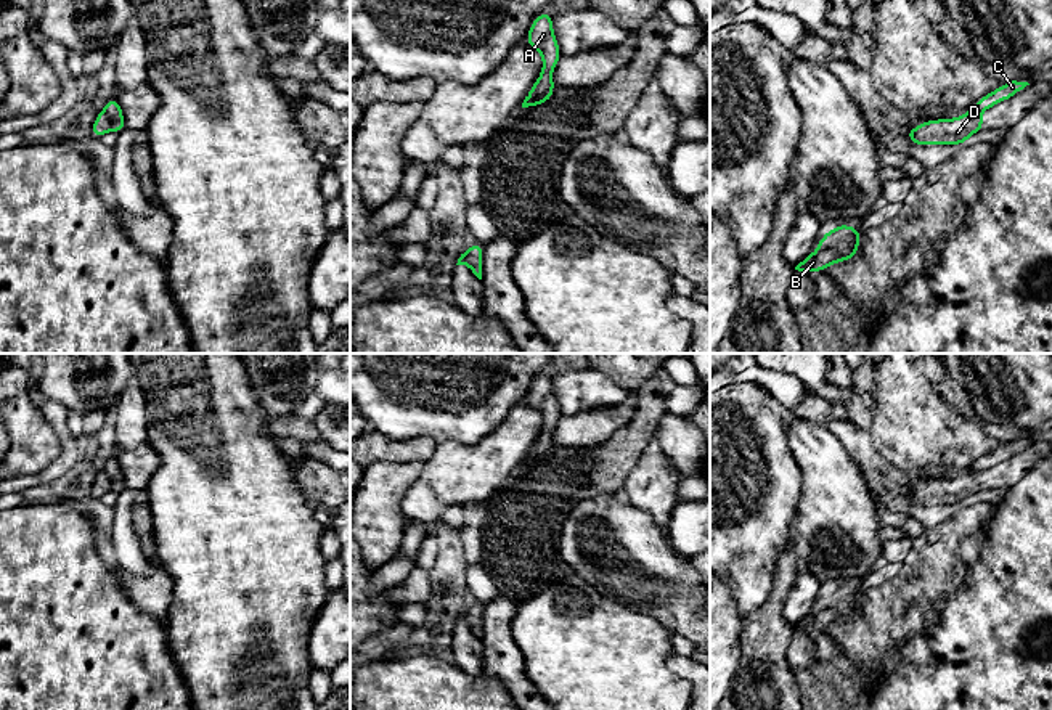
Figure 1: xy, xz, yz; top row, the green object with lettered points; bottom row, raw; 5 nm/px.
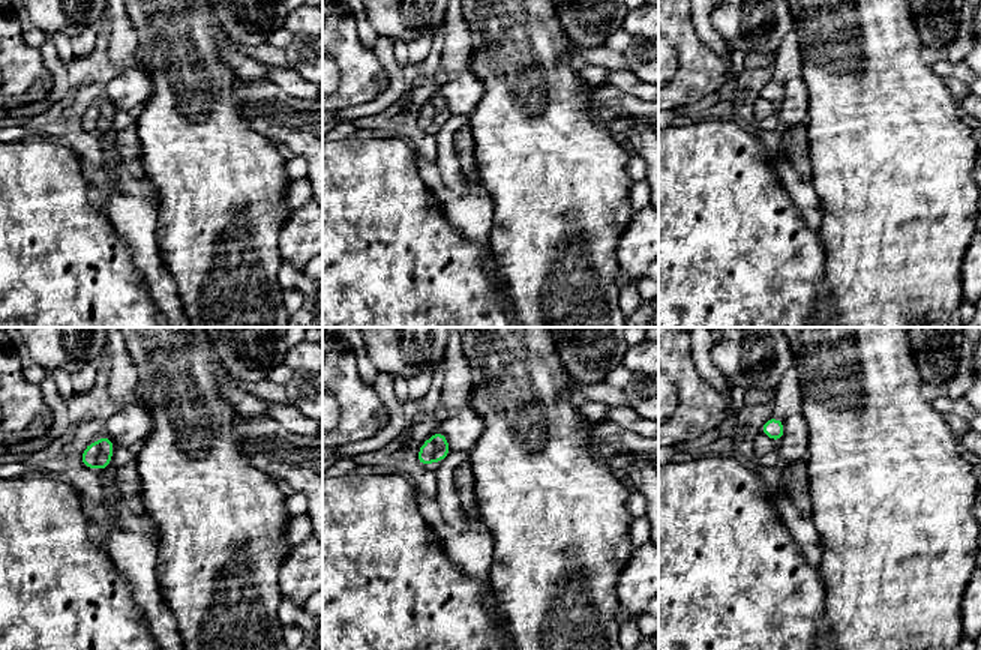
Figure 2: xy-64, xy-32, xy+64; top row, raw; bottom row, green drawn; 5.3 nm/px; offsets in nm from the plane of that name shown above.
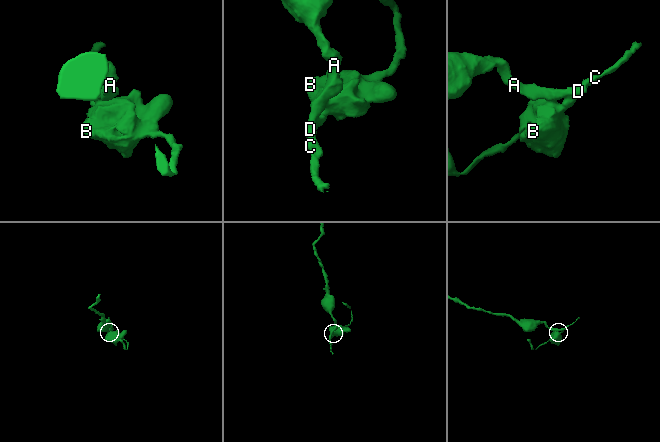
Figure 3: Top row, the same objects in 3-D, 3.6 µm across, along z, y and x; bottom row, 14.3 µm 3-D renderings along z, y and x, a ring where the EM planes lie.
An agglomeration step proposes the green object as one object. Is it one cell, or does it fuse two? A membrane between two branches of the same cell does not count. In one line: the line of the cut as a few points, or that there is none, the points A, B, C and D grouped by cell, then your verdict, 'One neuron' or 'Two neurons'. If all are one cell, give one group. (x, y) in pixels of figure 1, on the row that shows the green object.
Split along xy (103, 111), (110, 119), (111, 129). Groups: A D / B C. Two neurons

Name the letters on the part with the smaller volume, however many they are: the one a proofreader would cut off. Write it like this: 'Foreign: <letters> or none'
Foreign: B, C

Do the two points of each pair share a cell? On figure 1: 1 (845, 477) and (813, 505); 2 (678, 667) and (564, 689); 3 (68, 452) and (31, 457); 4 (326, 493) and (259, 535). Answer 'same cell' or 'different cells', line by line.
1: same cell
2: different cells
3: different cells
4: different cells

